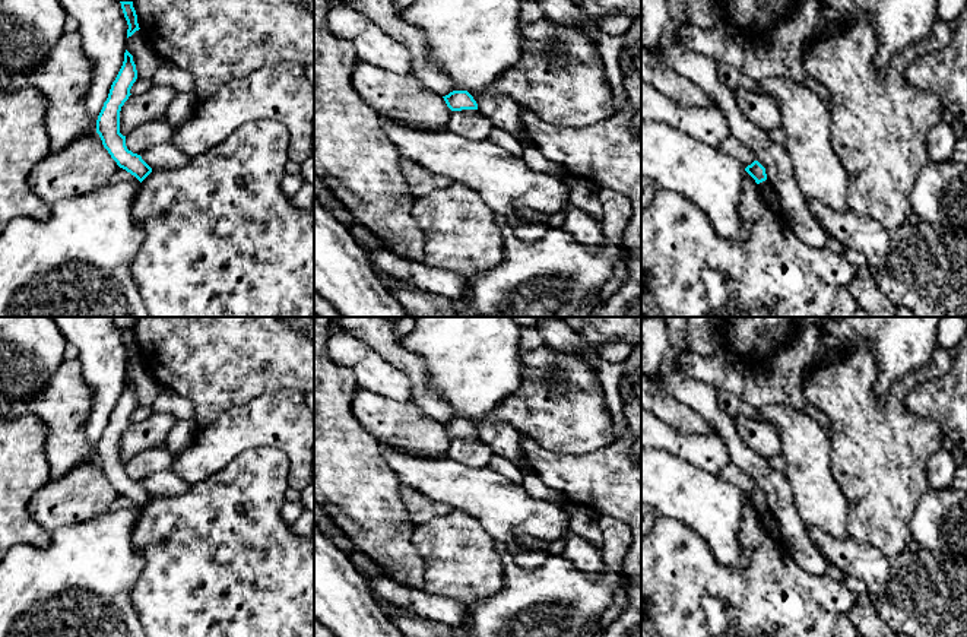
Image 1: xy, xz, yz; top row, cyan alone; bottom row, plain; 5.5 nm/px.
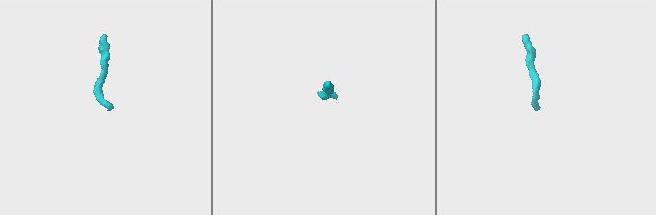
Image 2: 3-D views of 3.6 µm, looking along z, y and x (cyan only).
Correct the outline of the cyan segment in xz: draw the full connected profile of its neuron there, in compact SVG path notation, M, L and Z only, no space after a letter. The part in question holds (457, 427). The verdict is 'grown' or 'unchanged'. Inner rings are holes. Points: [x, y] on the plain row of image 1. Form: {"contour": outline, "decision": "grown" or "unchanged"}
{"contour": "M453 418L443 424L451 438L478 437L478 431L467 418Z", "decision": "unchanged"}

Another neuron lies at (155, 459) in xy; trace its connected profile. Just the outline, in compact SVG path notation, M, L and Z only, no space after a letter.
M167 446L150 447L126 463L126 473L133 481L142 482L149 475L171 469L172 456Z

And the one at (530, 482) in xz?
M532 472L523 475L520 485L524 488L524 491L529 495L532 495L540 501L551 501L555 504L562 504L562 503L568 501L568 498L562 492L559 492L557 489L551 489Z

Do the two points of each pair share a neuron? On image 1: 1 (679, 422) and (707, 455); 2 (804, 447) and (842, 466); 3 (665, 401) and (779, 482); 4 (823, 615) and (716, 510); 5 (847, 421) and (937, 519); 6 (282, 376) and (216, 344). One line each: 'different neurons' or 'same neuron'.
1: different neurons
2: different neurons
3: different neurons
4: different neurons
5: different neurons
6: same neuron

